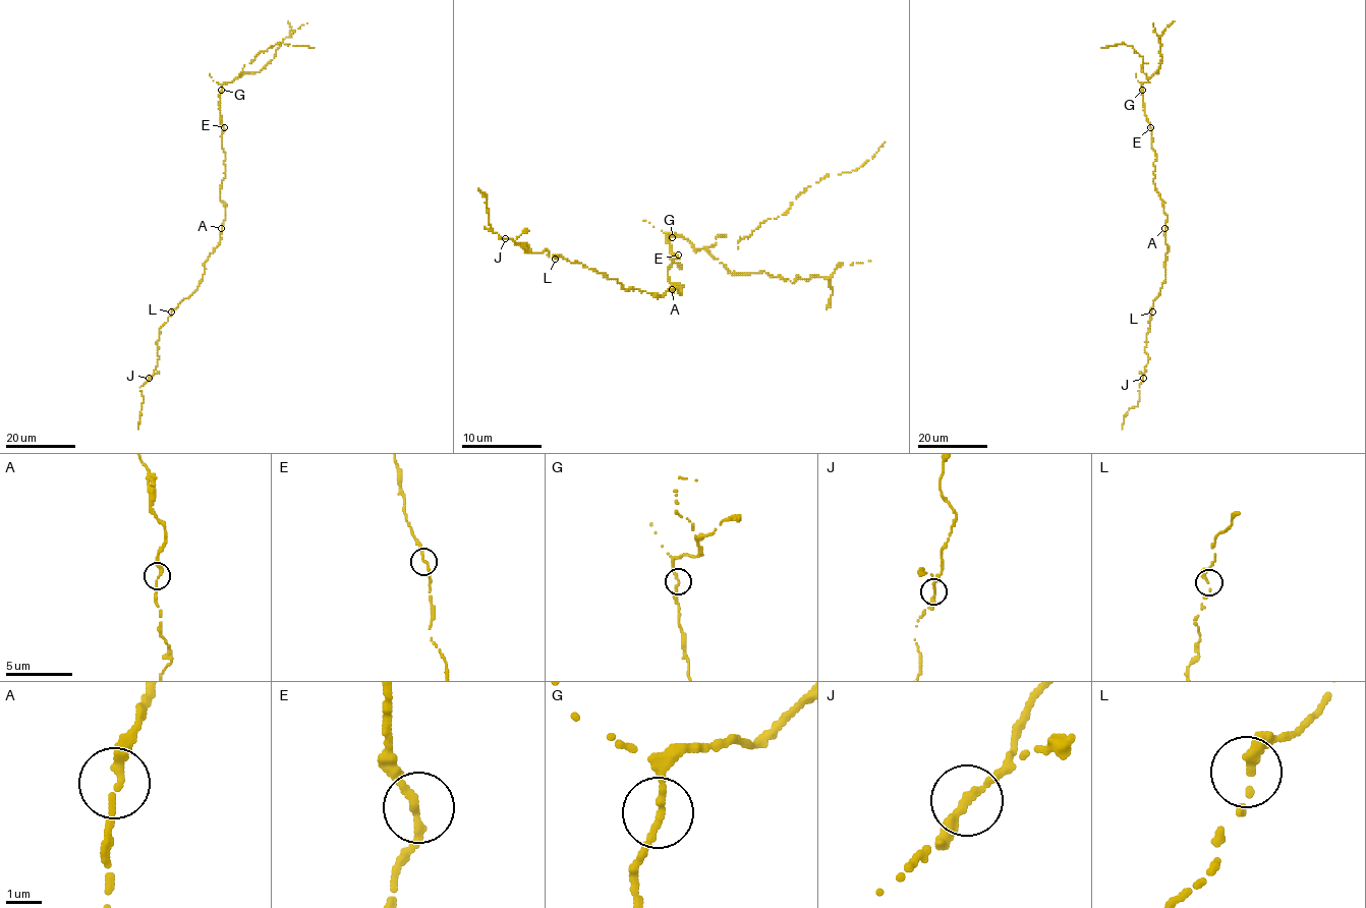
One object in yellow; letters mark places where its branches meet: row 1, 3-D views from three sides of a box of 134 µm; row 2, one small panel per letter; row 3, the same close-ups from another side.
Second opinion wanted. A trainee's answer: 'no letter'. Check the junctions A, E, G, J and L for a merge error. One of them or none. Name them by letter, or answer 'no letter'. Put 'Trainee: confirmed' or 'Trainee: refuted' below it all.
G
Trainee: refuted

